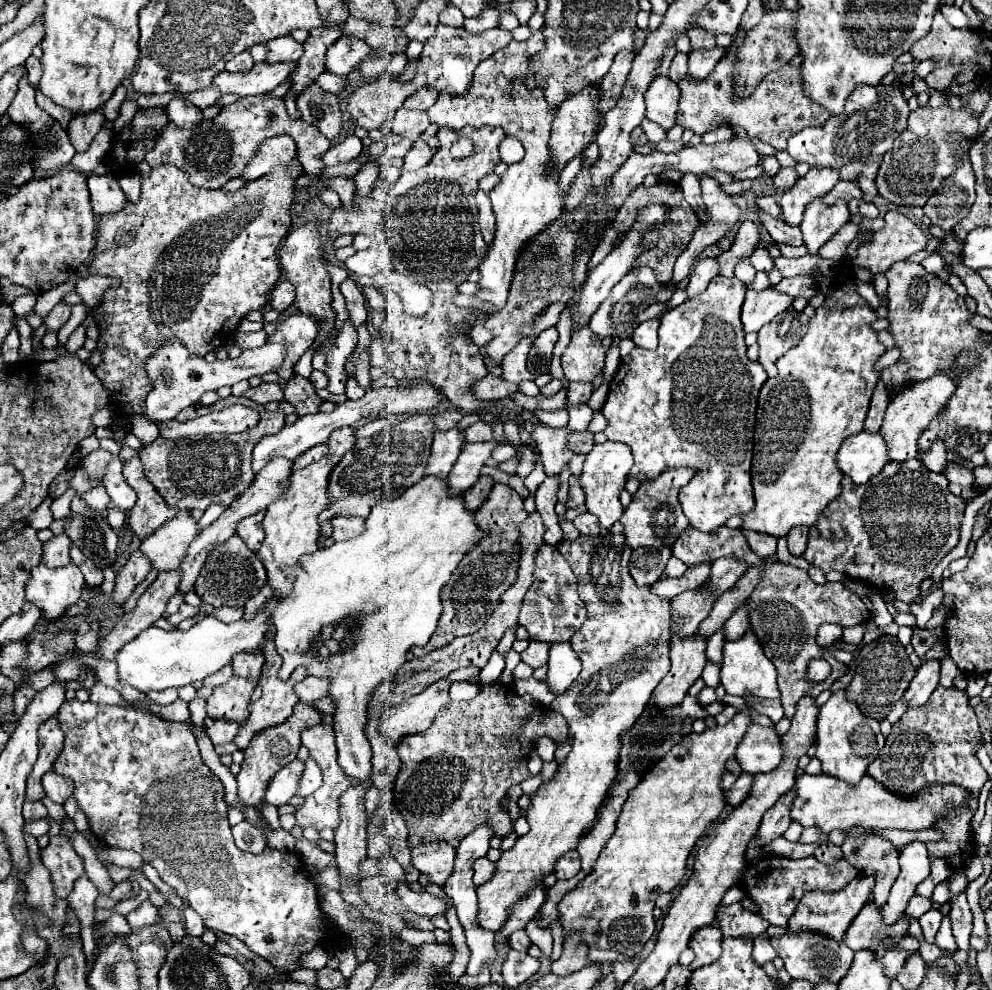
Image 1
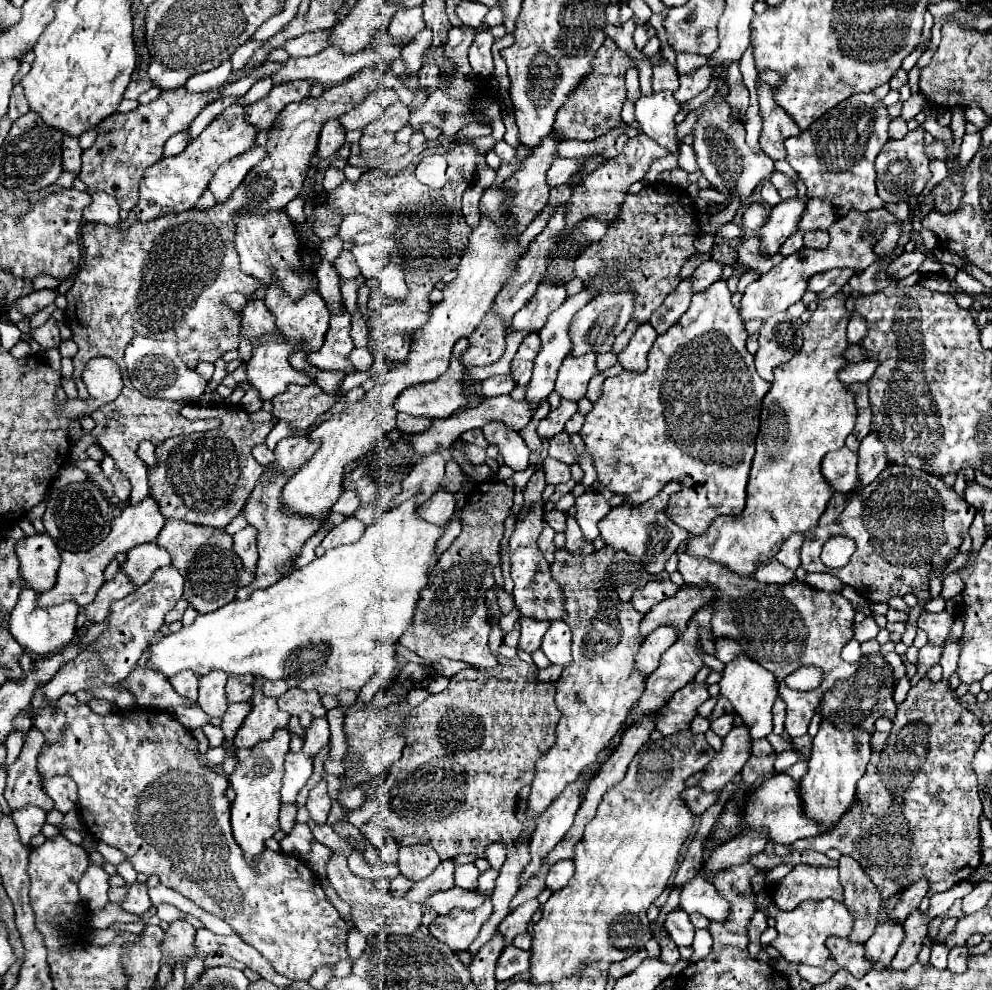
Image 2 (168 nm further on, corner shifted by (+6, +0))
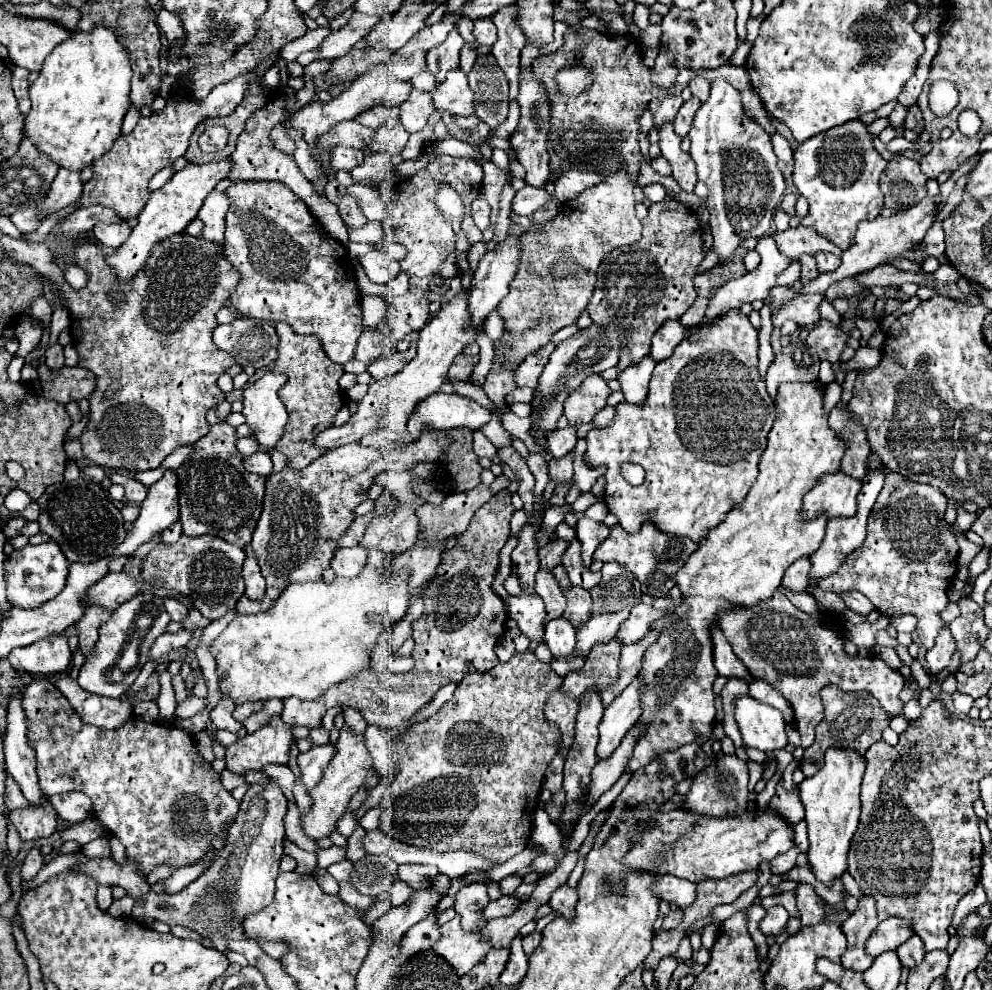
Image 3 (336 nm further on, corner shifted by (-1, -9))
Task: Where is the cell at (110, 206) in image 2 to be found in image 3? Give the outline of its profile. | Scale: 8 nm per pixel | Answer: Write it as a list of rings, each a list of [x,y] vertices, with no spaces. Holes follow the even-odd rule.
[[[98,223],[94,227],[94,237],[106,245],[106,247],[120,247],[132,233],[132,229],[128,227],[128,223],[120,223],[120,225],[106,225],[106,223]]]

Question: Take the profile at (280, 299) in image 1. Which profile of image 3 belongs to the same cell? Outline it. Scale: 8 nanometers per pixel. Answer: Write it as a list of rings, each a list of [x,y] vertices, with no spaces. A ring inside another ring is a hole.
[[[238,317],[232,323],[214,329],[214,343],[222,351],[234,355],[238,365],[260,369],[274,363],[278,335],[268,321]]]

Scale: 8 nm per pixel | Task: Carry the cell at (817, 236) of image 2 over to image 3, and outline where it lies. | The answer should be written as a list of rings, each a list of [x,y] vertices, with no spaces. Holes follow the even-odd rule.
[[[816,253],[816,263],[818,263],[818,271],[836,271],[840,267],[840,257],[834,257],[832,253]]]

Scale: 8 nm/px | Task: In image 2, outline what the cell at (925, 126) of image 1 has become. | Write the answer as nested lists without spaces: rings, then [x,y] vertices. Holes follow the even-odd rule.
[[[919,126],[917,130],[907,132],[901,140],[889,140],[887,146],[879,152],[879,158],[875,160],[877,170],[877,194],[883,202],[909,202],[911,198],[919,196],[931,178],[929,170],[929,158],[925,156],[925,144],[923,144],[925,128]]]

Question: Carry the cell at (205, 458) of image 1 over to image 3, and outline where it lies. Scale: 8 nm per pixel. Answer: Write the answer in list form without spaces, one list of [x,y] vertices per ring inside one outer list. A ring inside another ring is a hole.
[[[228,423],[212,425],[208,435],[196,443],[190,459],[176,469],[180,489],[180,523],[186,535],[214,535],[246,549],[262,513],[264,475],[248,473],[242,467],[242,455],[236,451],[236,433]]]

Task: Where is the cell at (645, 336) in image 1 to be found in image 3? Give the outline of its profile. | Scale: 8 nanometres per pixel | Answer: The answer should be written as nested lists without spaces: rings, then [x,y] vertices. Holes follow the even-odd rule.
[[[646,355],[646,359],[642,359],[640,363],[628,367],[626,371],[622,371],[618,375],[618,381],[622,385],[622,393],[628,403],[642,405],[646,401],[648,383],[650,383],[654,367],[656,367],[656,363],[650,359],[650,355]]]

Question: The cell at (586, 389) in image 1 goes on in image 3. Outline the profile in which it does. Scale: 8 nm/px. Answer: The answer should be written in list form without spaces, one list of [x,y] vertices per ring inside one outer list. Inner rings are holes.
[[[566,427],[566,429],[556,429],[554,433],[548,435],[548,451],[552,453],[554,459],[566,455],[568,451],[574,449],[578,437],[576,437],[576,429],[574,427]]]

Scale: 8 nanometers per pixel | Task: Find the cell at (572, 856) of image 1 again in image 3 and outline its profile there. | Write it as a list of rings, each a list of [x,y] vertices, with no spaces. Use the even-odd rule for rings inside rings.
[[[562,885],[560,889],[556,889],[552,893],[552,899],[550,899],[550,907],[556,915],[562,915],[562,917],[568,917],[568,919],[574,919],[574,907],[576,907],[576,901],[578,901],[578,895],[574,889],[570,889],[568,885]]]

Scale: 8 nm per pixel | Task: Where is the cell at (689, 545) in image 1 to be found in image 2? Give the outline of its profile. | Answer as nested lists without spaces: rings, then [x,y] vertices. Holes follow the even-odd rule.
[[[677,552],[677,556],[679,556],[677,570],[683,574],[687,584],[695,584],[695,586],[711,584],[713,588],[717,588],[715,602],[709,602],[715,604],[717,608],[713,616],[715,636],[729,636],[737,640],[749,658],[769,668],[779,680],[779,696],[787,704],[785,732],[791,738],[807,734],[807,726],[815,714],[817,704],[837,680],[847,680],[849,676],[855,674],[855,670],[861,664],[867,662],[879,666],[883,674],[889,672],[889,664],[880,654],[862,656],[861,662],[857,664],[847,664],[841,660],[839,652],[851,640],[853,618],[855,618],[853,604],[847,598],[843,598],[841,592],[817,590],[801,580],[789,582],[787,586],[761,584],[755,578],[741,578],[739,574],[727,570],[727,566],[711,562],[709,558],[695,558],[687,552]],[[811,664],[821,666],[825,672],[821,686],[811,692],[791,690],[785,684],[785,678],[797,668]]]

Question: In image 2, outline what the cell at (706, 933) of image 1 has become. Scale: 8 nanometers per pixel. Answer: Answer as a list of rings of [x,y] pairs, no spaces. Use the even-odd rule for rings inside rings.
[[[675,908],[673,912],[667,914],[665,920],[665,930],[669,932],[671,940],[677,946],[691,946],[693,936],[695,936],[695,926],[689,922],[689,914],[681,908]]]

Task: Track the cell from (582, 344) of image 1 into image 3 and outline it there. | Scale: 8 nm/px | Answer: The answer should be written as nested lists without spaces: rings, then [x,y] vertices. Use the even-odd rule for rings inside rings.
[[[590,375],[584,385],[574,391],[566,403],[564,403],[564,417],[572,427],[578,427],[582,423],[590,423],[592,417],[606,407],[606,401],[610,397],[610,387],[600,375]]]

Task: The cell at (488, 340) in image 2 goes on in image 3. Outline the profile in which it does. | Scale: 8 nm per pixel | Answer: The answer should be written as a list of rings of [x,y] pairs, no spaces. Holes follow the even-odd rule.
[[[456,355],[454,363],[450,365],[450,379],[456,379],[456,381],[466,381],[472,371],[474,371],[474,365],[476,365],[476,357],[468,357],[468,355]]]

